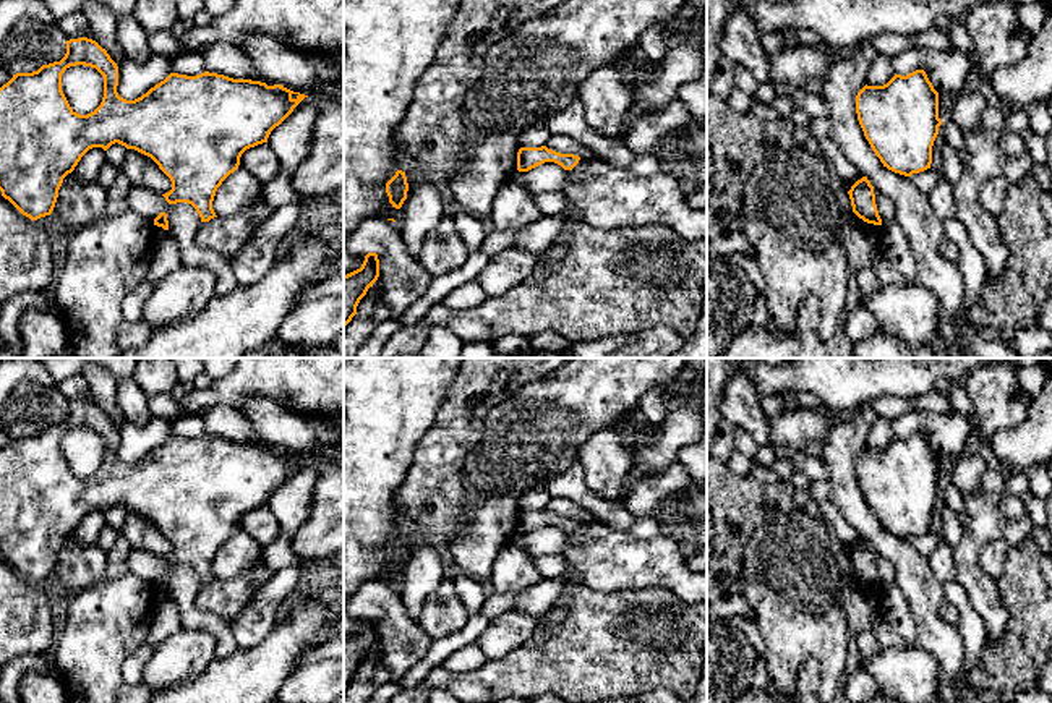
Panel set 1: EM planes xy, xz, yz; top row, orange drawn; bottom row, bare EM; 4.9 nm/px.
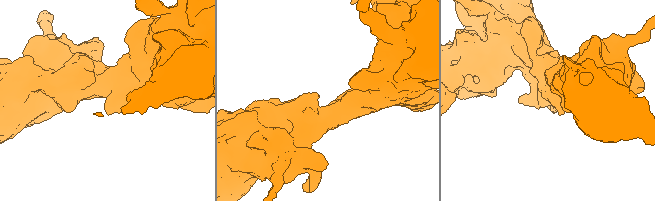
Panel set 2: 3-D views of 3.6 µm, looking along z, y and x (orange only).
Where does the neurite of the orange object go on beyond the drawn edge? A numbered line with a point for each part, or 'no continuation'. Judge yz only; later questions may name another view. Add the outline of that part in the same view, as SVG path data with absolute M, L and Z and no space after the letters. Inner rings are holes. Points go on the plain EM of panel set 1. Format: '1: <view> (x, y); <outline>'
no continuation

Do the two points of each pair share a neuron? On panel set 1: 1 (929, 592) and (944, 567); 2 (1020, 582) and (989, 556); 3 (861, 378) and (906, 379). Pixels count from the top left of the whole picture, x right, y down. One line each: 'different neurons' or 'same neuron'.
1: different neurons
2: different neurons
3: same neuron

